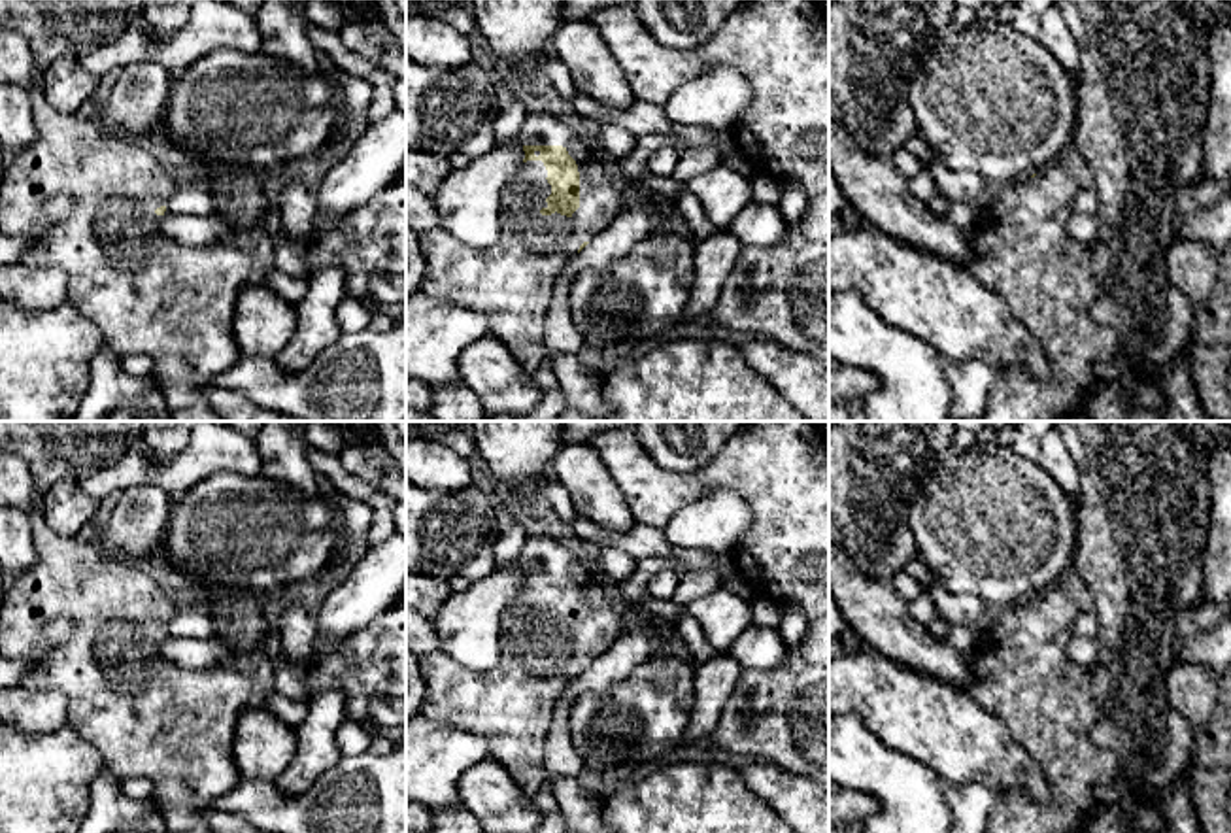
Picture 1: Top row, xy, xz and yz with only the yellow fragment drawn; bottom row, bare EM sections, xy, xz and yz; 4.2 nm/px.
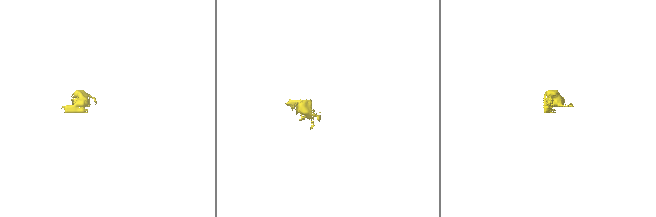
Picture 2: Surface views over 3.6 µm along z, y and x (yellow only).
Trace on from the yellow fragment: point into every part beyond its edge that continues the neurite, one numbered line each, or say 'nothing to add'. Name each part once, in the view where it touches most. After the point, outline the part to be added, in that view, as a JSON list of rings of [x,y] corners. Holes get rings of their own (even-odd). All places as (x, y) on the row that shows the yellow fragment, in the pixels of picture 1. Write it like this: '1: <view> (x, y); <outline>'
1: xz (510, 282); [[[529,104],[519,132],[502,144],[563,145],[578,164],[580,208],[570,217],[557,212],[542,215],[540,210],[548,208],[546,198],[551,195],[548,170],[542,161],[523,162],[500,195],[500,238],[493,246],[470,247],[438,227],[419,234],[425,263],[421,291],[485,315],[491,334],[529,374],[534,374],[548,359],[544,323],[561,270],[583,242],[604,232],[625,212],[629,191],[608,174],[593,144],[555,104]]]

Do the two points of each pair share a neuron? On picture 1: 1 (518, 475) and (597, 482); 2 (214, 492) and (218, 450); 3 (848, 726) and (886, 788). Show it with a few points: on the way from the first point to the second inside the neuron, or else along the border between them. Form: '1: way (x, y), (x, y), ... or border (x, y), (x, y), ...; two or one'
1: way (537, 467), (578, 469); one
2: border (259, 473), (214, 471), (199, 478), (178, 497); two
3: way (848, 741), (876, 773); one

